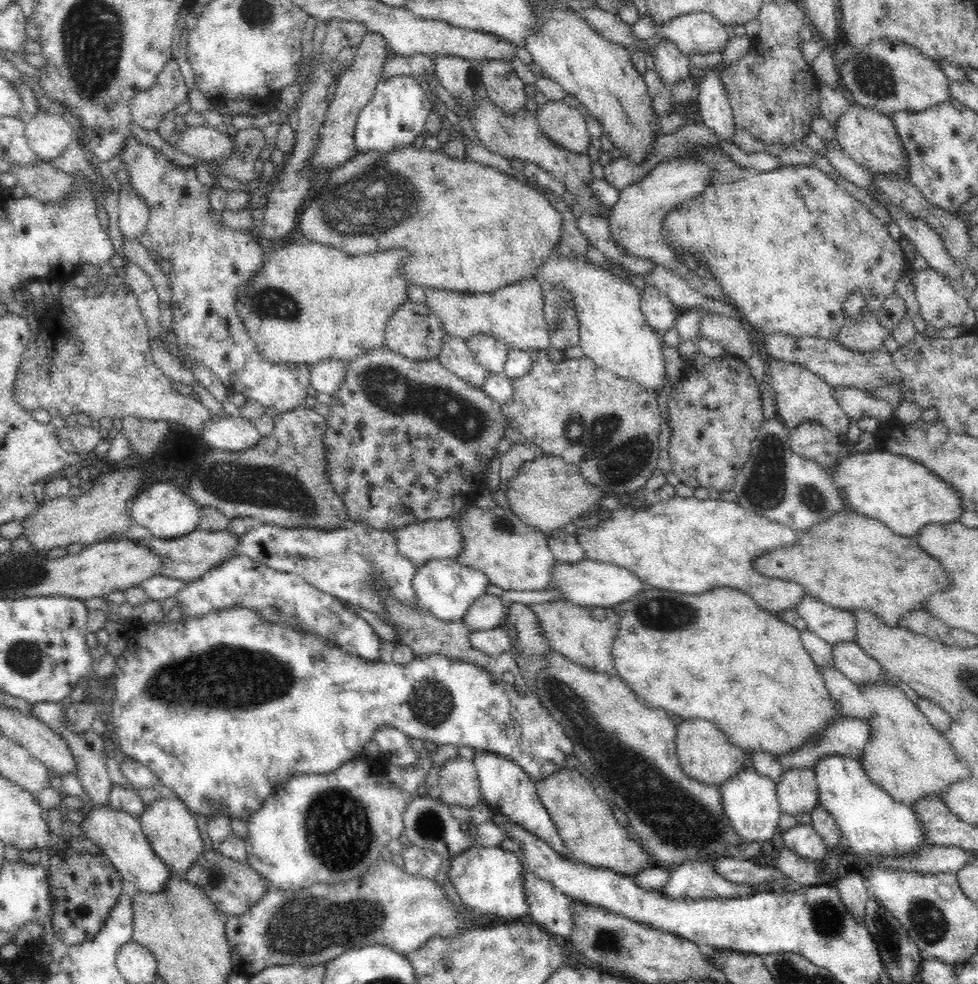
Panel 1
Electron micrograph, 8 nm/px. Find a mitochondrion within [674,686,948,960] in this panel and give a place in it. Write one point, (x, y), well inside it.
(827, 919)

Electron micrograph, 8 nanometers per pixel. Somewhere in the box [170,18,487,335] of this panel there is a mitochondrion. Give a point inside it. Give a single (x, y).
(377, 203)

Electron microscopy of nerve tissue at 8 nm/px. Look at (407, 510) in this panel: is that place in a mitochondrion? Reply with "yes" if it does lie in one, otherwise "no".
no

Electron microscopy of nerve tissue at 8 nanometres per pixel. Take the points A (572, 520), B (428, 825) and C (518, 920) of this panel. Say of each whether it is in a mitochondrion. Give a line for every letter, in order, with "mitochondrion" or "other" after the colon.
A: other
B: mitochondrion
C: other

